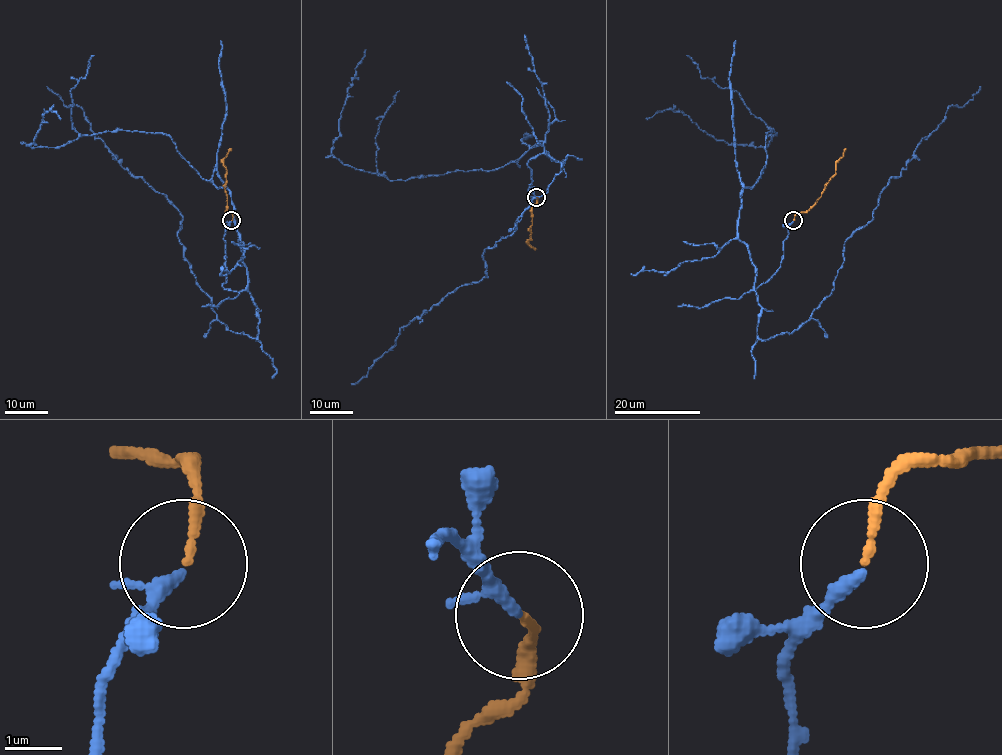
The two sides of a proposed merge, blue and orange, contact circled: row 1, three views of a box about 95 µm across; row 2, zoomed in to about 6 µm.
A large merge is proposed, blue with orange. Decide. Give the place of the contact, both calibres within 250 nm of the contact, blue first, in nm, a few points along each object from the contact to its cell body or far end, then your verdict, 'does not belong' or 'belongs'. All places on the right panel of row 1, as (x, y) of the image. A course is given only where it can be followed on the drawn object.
(793, 220) | 180/140 nm | blue via (793, 221), (780, 267), (749, 292), (762, 340), (795, 330), (832, 293), (843, 246), (882, 190), (980, 86) | orange via (793, 220), (796, 214), (806, 211), (821, 195), (845, 148) | belongs

